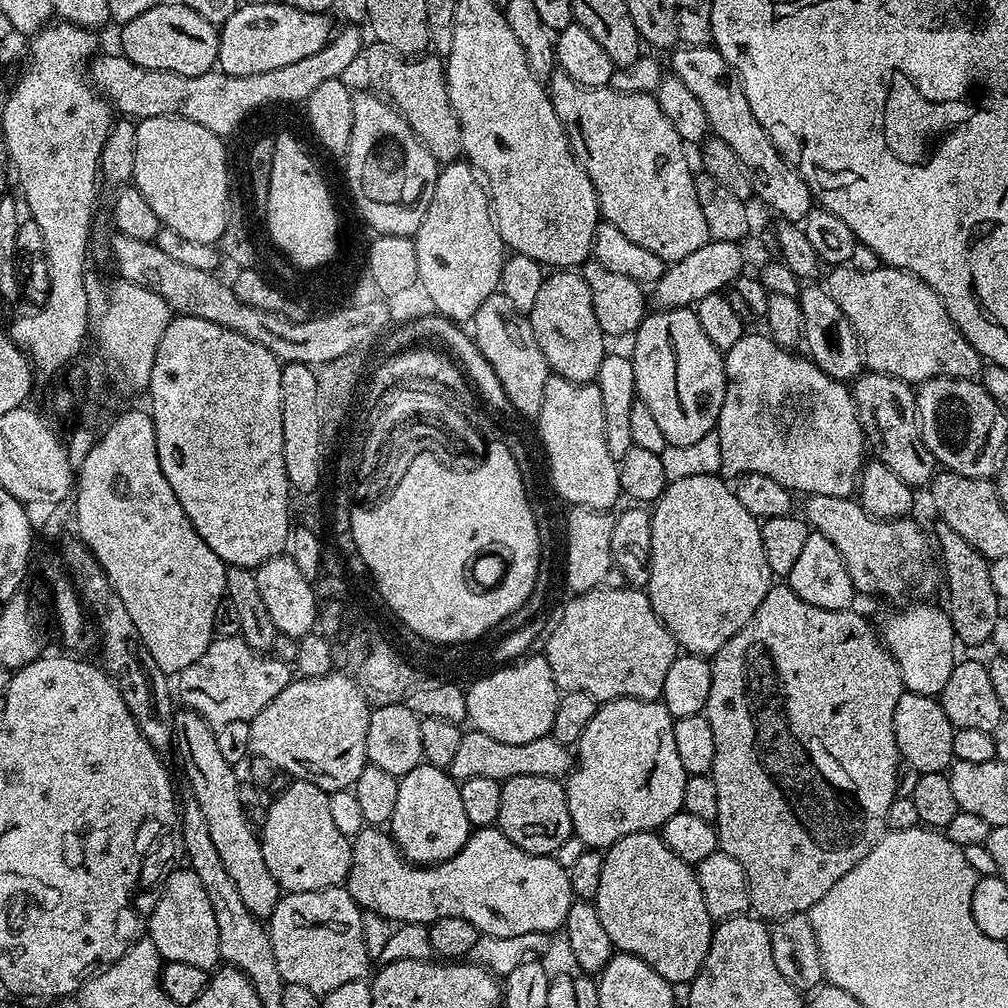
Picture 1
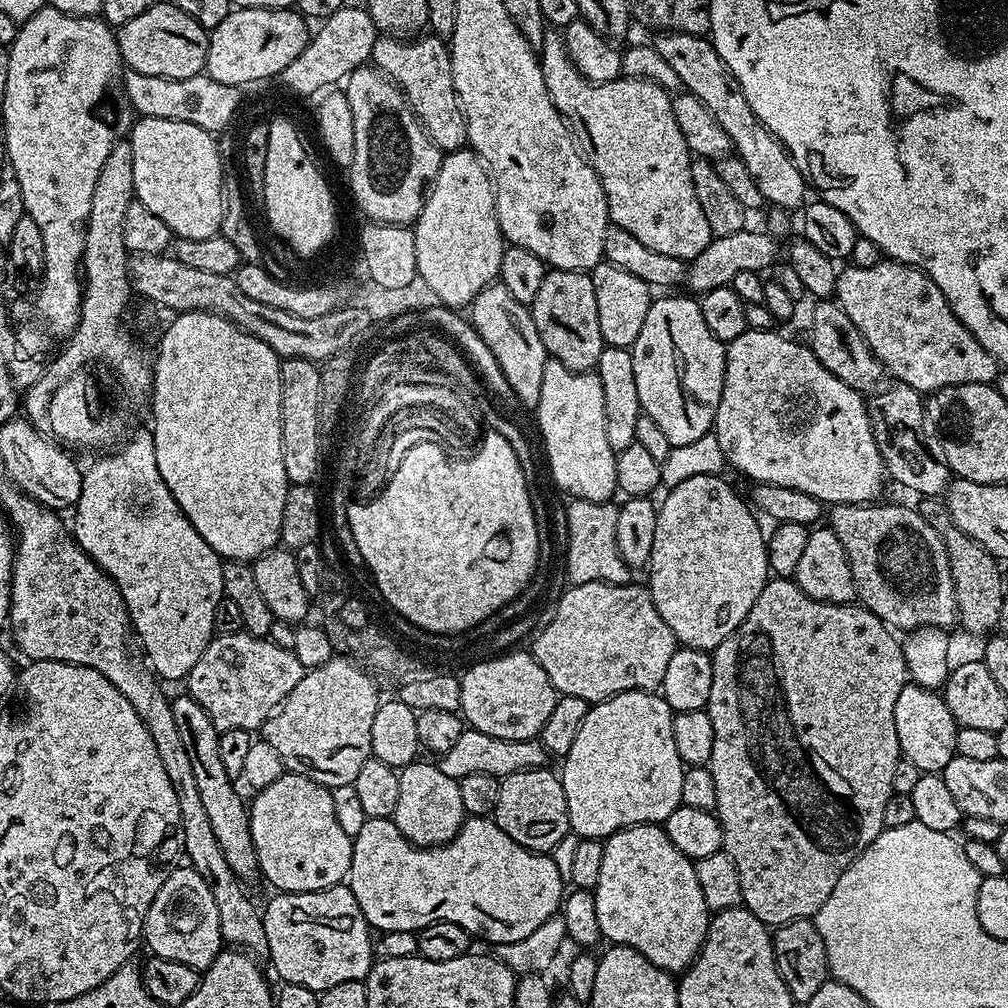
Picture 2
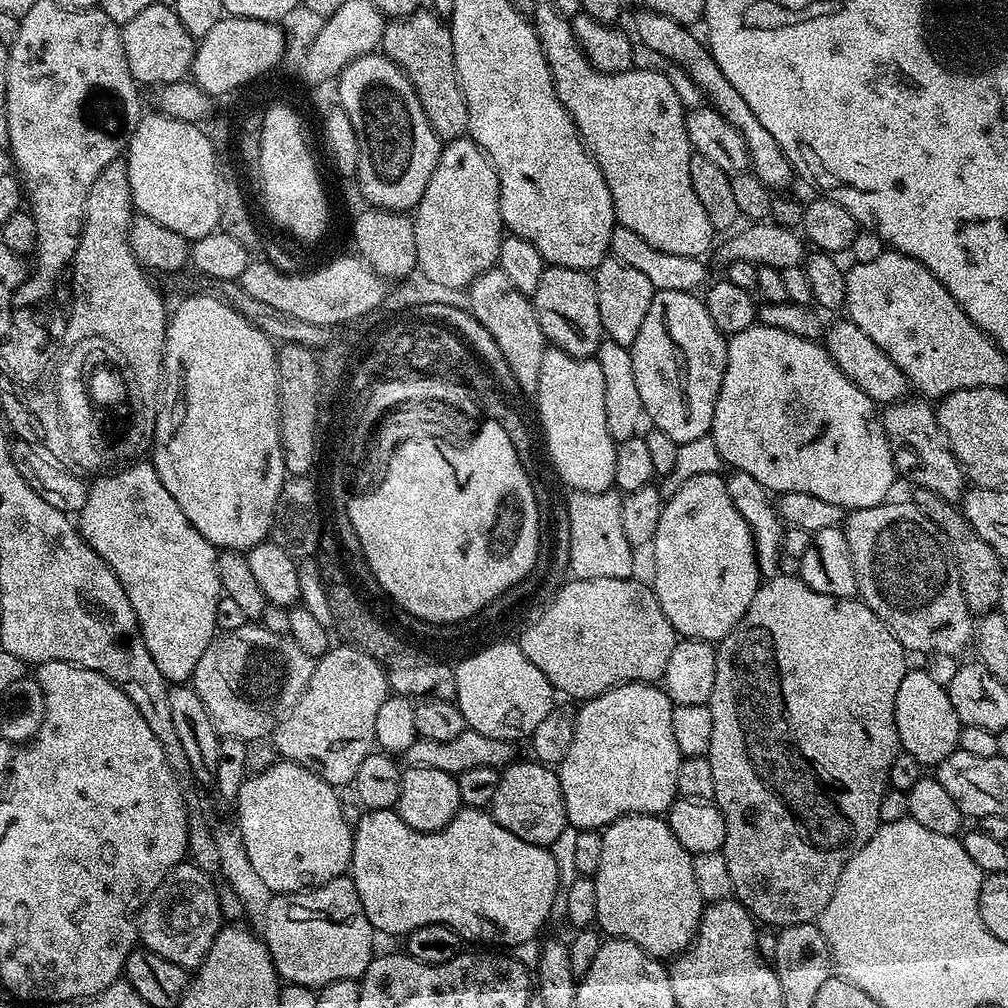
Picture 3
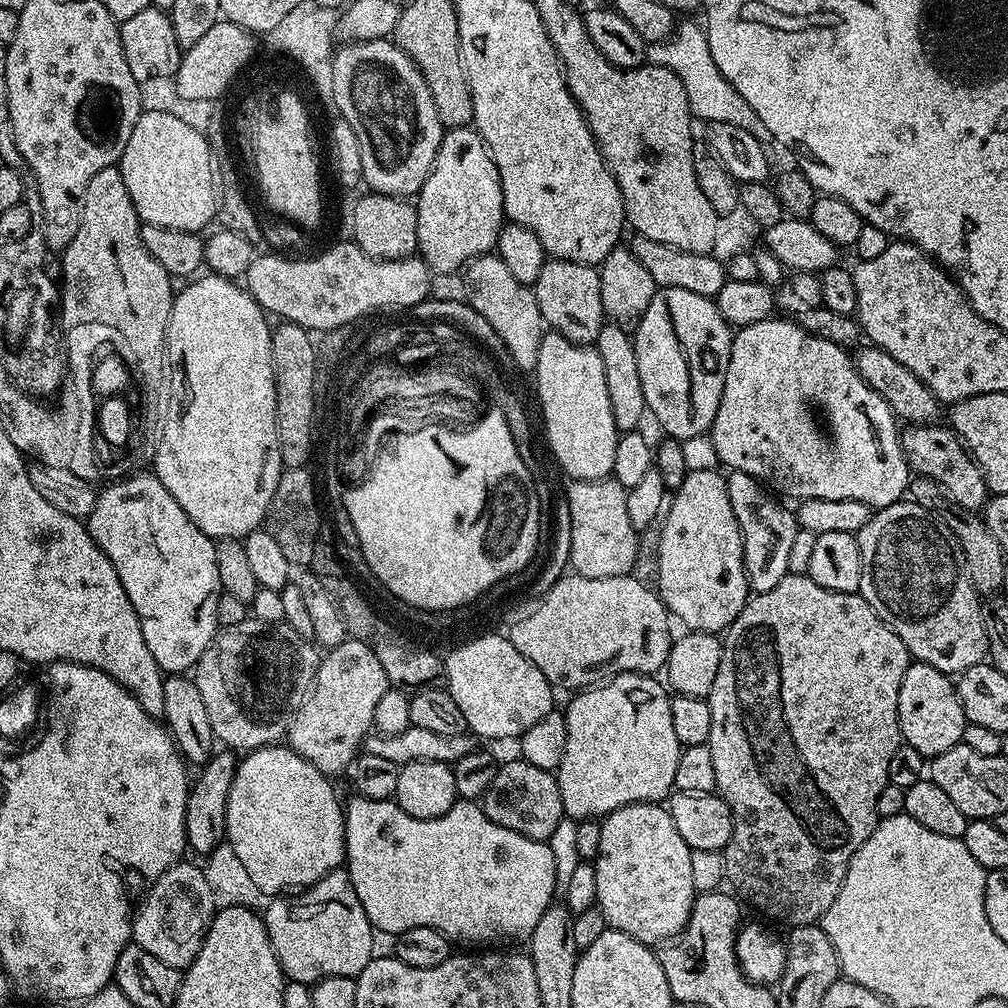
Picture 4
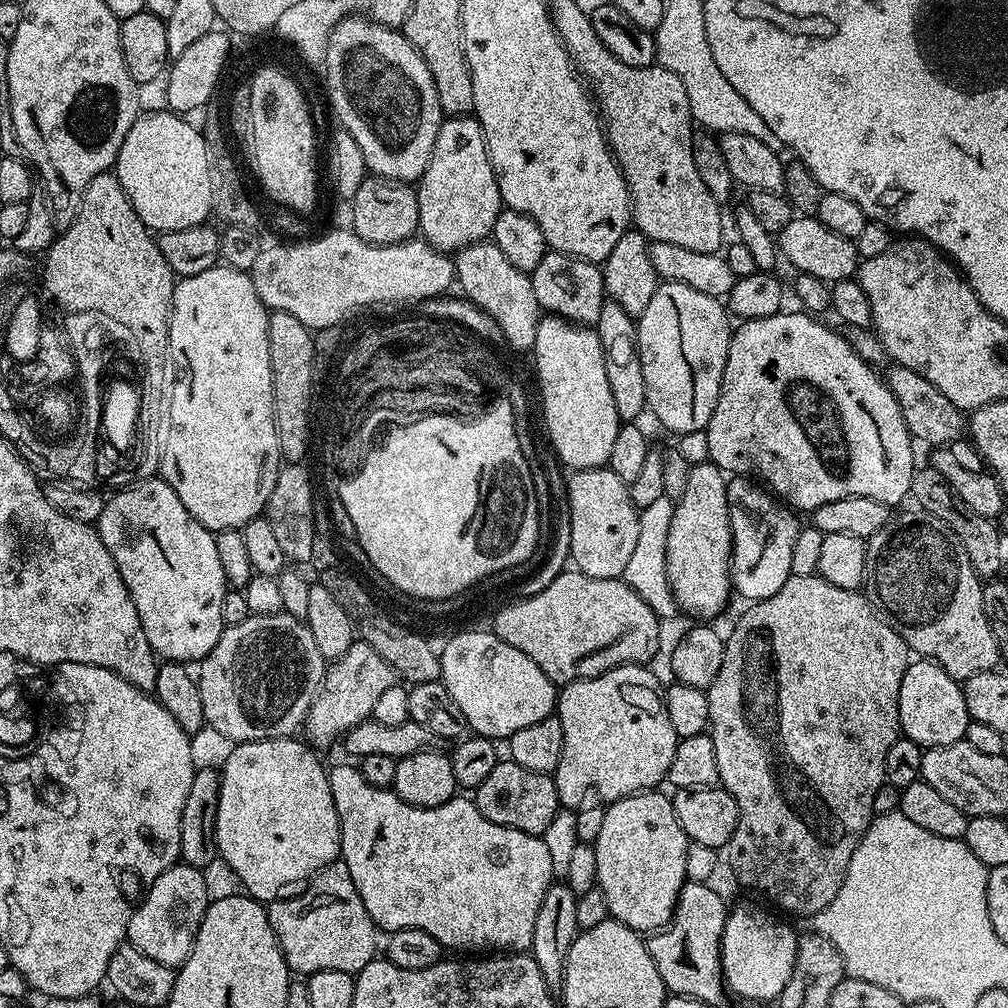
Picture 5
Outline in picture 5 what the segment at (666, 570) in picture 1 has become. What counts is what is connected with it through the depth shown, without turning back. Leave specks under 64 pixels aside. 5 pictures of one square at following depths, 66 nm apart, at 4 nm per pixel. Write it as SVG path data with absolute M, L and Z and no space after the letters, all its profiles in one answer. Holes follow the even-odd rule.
M711 462L702 464L693 464L690 470L690 478L686 481L686 491L683 492L682 498L675 501L673 510L673 518L670 522L669 537L666 538L666 560L665 564L668 567L668 582L672 588L673 598L676 602L677 609L681 613L689 612L692 616L716 616L728 604L728 595L733 595L732 587L732 527L730 526L730 514L728 513L728 503L726 502L726 490L728 489L728 480L725 473L720 471L717 464Z

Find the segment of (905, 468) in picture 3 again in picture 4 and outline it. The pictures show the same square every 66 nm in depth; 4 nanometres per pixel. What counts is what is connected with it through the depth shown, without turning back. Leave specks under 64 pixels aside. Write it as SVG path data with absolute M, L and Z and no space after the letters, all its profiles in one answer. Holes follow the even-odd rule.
M914 424L900 432L900 445L909 469L915 475L933 480L958 506L979 513L990 499L984 474L951 427L940 427L936 424Z

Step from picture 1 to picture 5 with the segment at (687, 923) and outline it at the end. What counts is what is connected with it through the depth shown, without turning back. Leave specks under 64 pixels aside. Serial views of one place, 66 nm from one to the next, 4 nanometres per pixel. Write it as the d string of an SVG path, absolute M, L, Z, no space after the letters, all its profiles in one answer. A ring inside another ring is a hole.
M660 790L635 792L633 796L611 801L604 808L602 831L594 845L598 858L596 882L606 898L609 917L641 934L655 934L668 927L676 912L676 899L688 880L686 850L689 843L688 835L678 822L678 814L674 814L671 799L664 797Z

